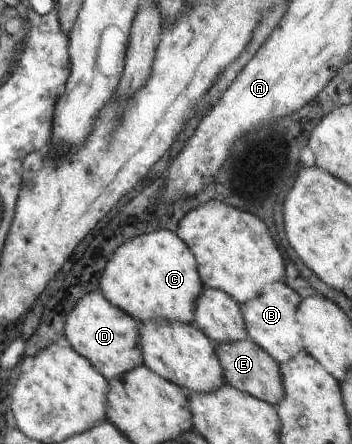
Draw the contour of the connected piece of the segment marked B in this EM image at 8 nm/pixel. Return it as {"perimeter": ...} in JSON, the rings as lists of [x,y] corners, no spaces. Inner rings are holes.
{"perimeter":[[[284,282],[266,287],[255,300],[239,306],[249,340],[262,348],[276,363],[284,363],[292,356],[307,354],[302,340],[302,330],[298,324],[298,306],[301,297]]]}

